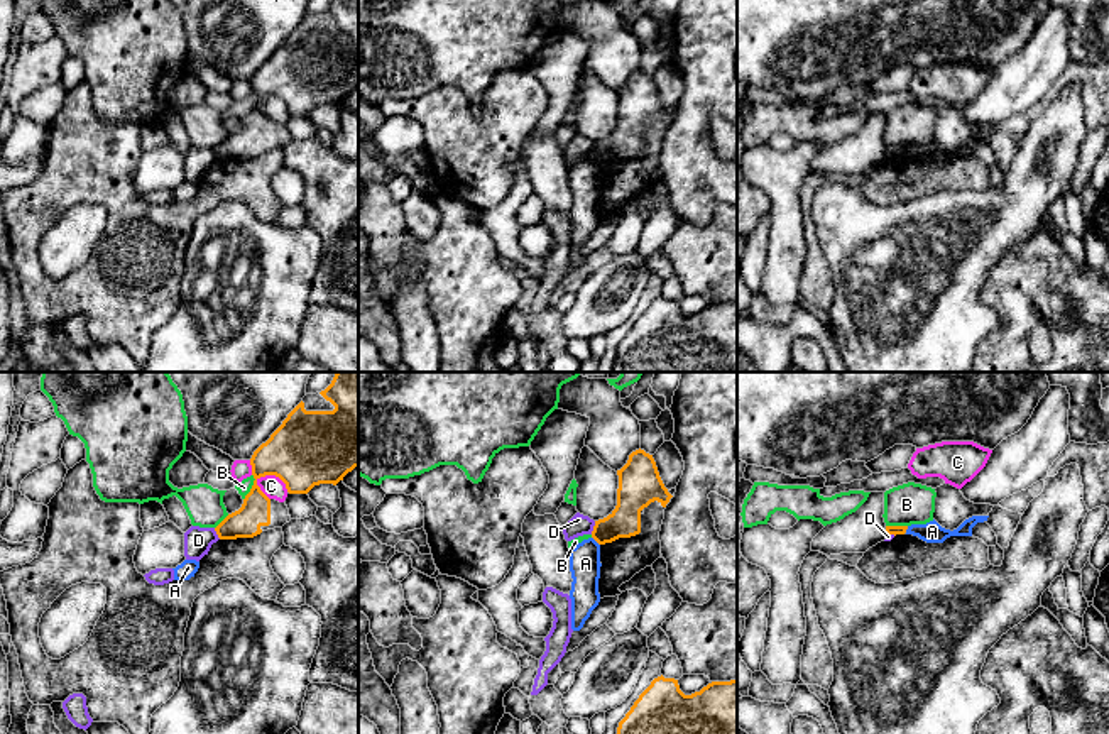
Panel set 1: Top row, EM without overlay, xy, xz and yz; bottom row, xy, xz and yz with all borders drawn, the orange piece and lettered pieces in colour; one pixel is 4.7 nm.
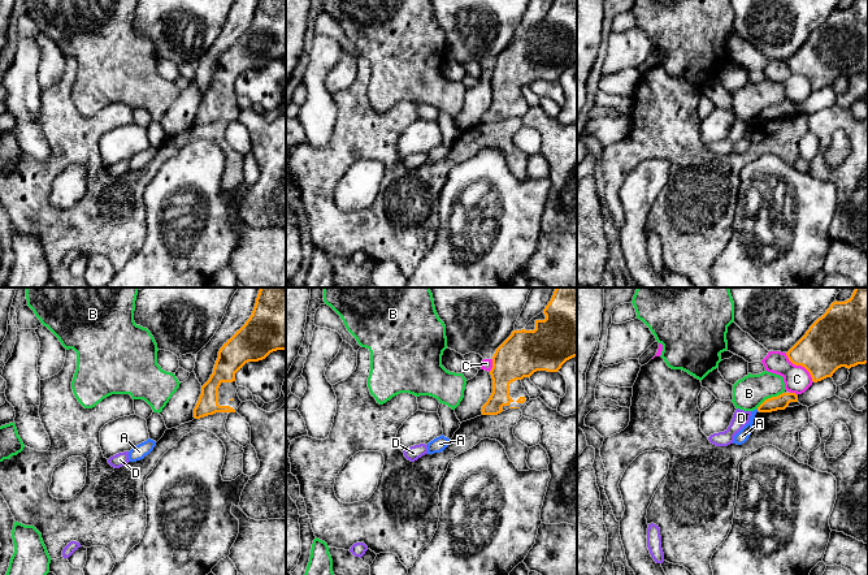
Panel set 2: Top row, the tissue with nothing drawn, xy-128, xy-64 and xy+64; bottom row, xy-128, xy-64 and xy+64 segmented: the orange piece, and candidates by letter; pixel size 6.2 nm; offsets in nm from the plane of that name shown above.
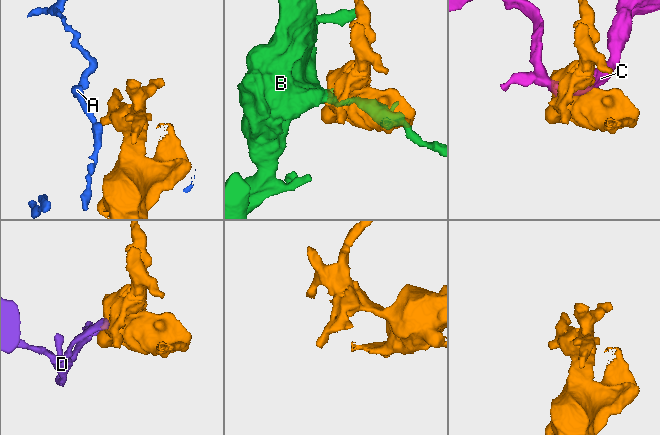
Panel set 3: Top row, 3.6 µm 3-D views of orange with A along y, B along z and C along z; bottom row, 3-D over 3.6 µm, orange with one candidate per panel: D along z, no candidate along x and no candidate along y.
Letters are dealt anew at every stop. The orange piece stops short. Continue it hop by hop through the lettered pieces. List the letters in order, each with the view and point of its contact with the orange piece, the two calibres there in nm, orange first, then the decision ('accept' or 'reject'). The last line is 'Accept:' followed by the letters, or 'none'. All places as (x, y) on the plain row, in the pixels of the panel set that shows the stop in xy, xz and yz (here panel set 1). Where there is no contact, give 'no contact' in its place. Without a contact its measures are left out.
A: xz (595, 161) | 150/140 nm | reject
B: xy (252, 109) | 260/70 nm | reject
C: xy (274, 95) | 360/100 nm | reject
D: xz (594, 149) | 160/100 nm | reject
Accept: none

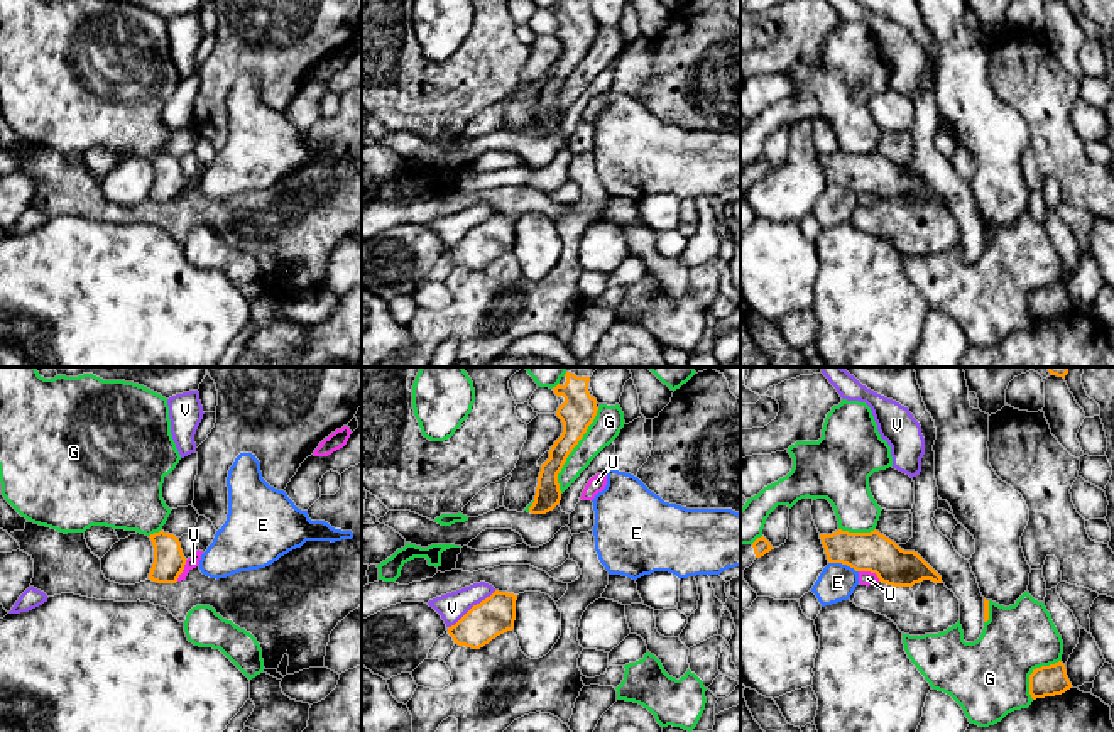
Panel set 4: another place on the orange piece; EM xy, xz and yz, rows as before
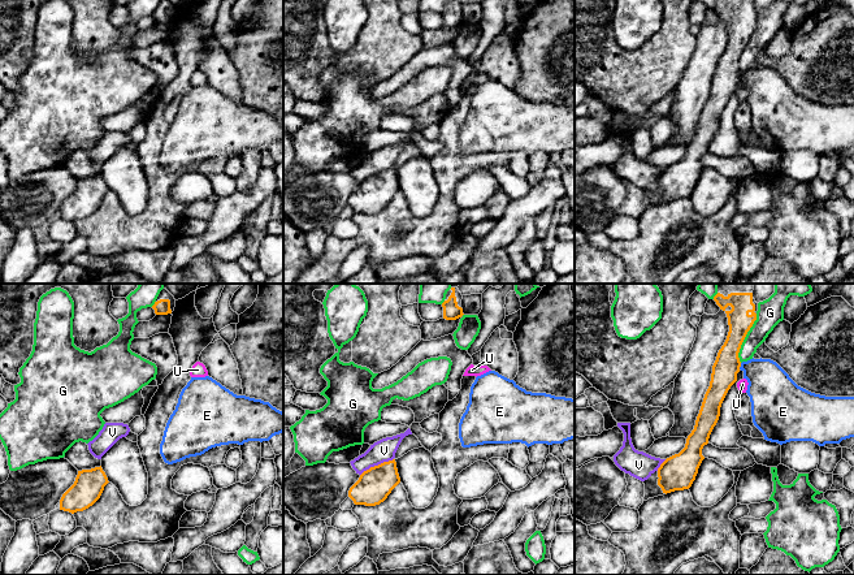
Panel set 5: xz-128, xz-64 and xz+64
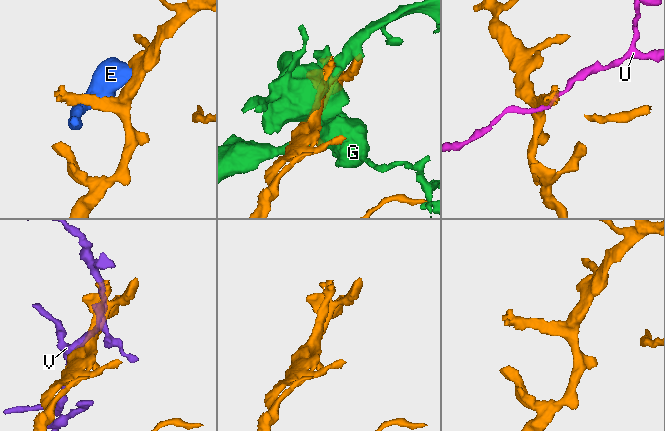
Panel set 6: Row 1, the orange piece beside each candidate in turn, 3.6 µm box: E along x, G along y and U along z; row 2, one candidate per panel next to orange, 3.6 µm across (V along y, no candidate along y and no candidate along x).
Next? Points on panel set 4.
E: yz (844, 185) | 190/180 nm | reject
G: xz (572, 71) | 170/140 nm | reject
U: yz (871, 193) | 190/70 nm | reject
V: xz (474, 227) | 190/140 nm | reject
Accept: none

